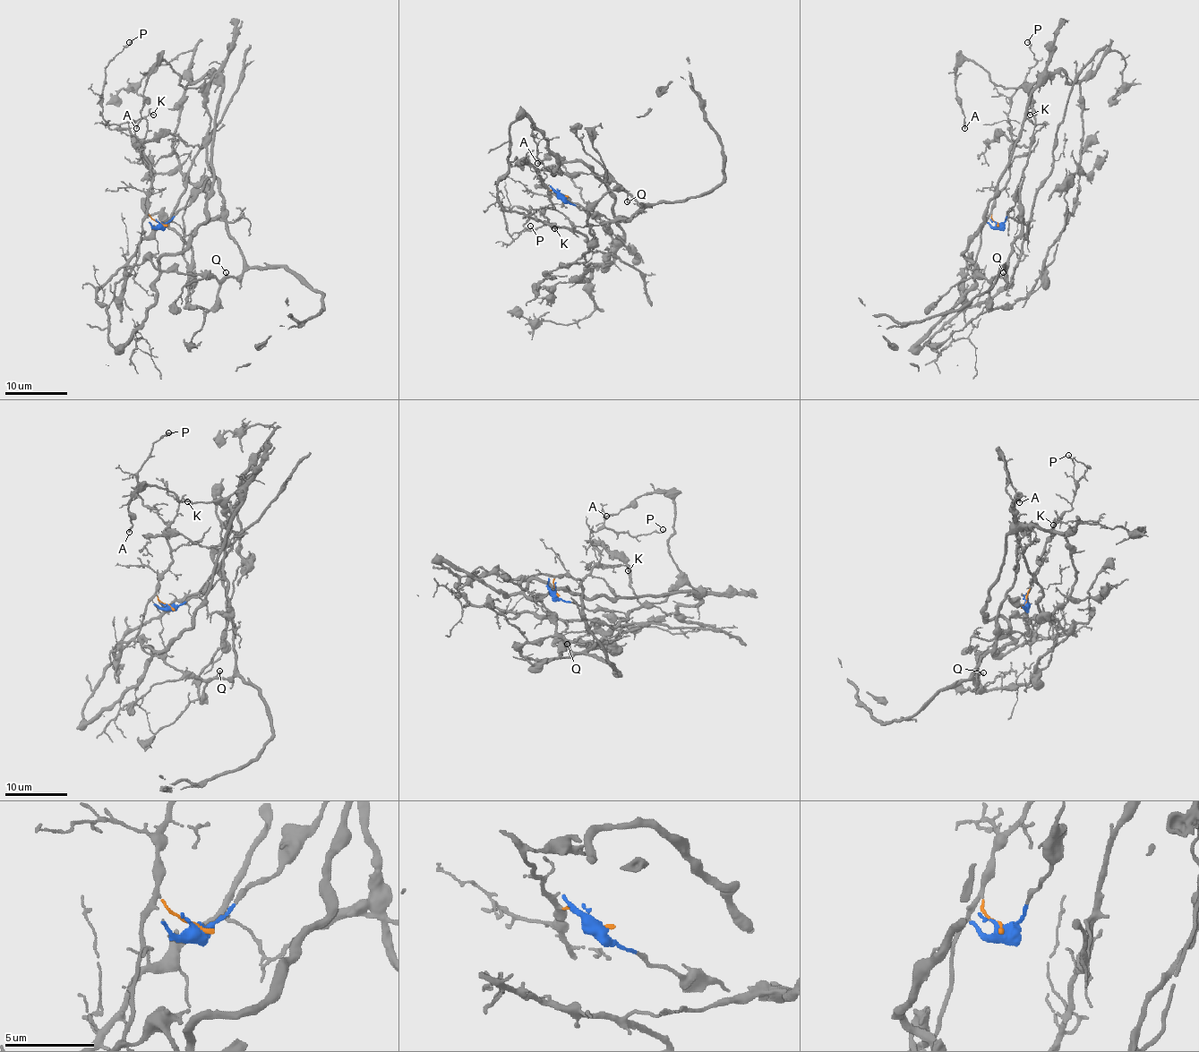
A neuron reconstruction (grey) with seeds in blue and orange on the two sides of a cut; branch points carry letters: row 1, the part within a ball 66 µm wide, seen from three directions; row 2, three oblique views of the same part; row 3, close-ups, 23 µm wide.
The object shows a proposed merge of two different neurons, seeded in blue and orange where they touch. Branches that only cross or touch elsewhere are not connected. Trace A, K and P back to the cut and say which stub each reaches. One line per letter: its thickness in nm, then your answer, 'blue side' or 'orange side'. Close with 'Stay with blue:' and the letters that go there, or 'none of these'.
A: 180 nm | blue side
K: 80 nm | orange side
P: 130 nm | orange side
Stay with blue: A

